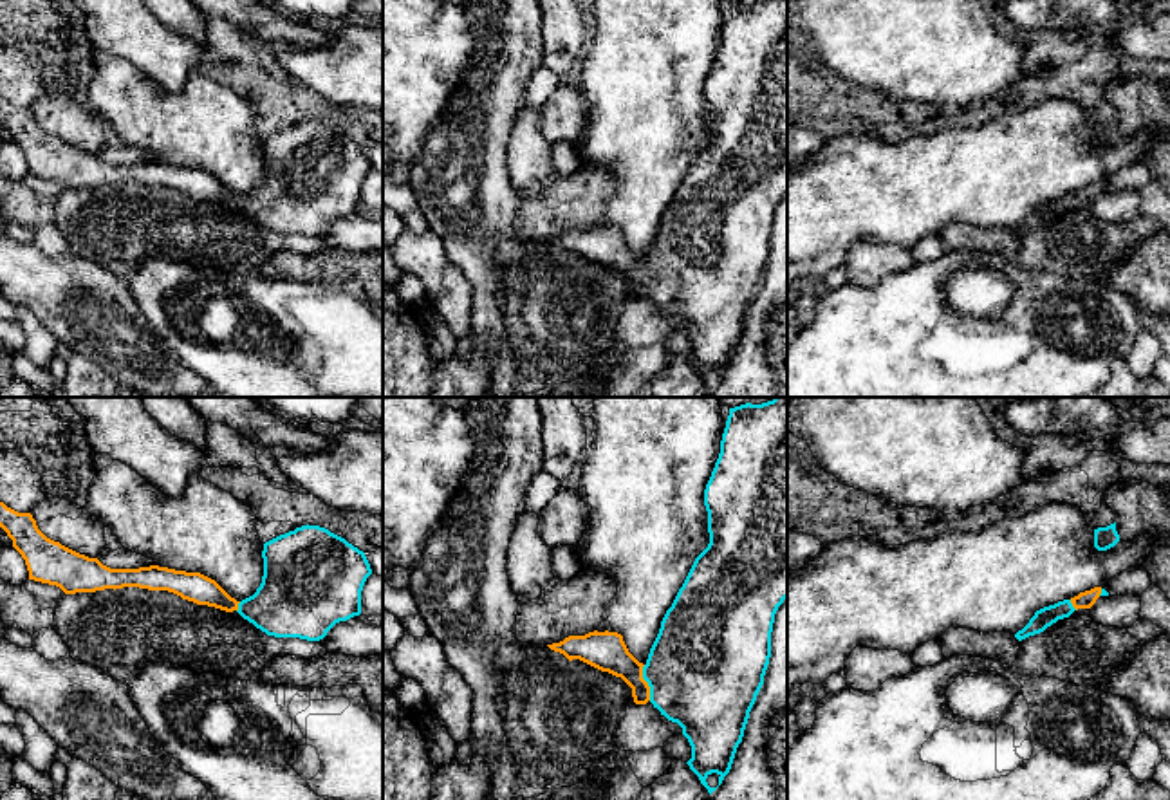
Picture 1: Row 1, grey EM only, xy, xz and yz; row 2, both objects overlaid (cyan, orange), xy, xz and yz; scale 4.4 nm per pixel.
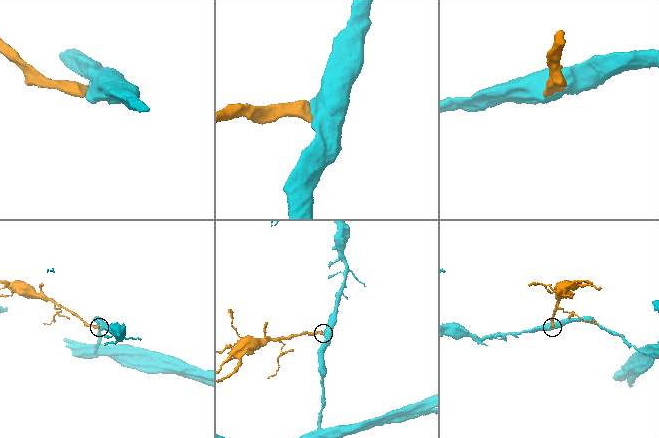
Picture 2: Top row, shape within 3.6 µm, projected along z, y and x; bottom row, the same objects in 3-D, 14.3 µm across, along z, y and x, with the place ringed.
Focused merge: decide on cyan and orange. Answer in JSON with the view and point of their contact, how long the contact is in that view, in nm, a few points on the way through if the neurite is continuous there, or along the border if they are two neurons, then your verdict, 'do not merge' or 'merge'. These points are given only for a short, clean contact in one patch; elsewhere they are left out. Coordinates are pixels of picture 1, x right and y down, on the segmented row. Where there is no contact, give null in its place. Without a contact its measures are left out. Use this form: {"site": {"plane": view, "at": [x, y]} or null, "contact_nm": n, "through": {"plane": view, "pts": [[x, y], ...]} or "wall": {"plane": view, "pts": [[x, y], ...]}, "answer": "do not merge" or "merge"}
{"site": {"plane": "xz", "at": [647, 681]}, "contact_nm": 160, "through": {"plane": "xz", "pts": [[701, 669], [679, 679], [647, 681], [605, 651]]}, "answer": "merge"}

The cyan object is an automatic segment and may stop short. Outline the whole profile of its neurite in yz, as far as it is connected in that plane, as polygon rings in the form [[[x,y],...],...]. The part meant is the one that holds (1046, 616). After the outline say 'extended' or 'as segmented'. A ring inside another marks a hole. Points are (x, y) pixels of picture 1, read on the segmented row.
[[[1094,587],[1091,591],[1080,592],[1071,600],[1044,607],[1035,612],[1029,623],[1022,630],[1018,630],[1015,637],[1022,641],[1029,636],[1040,634],[1058,619],[1069,618],[1074,610],[1091,609],[1100,596],[1109,596],[1109,592],[1101,587]]]; extended

